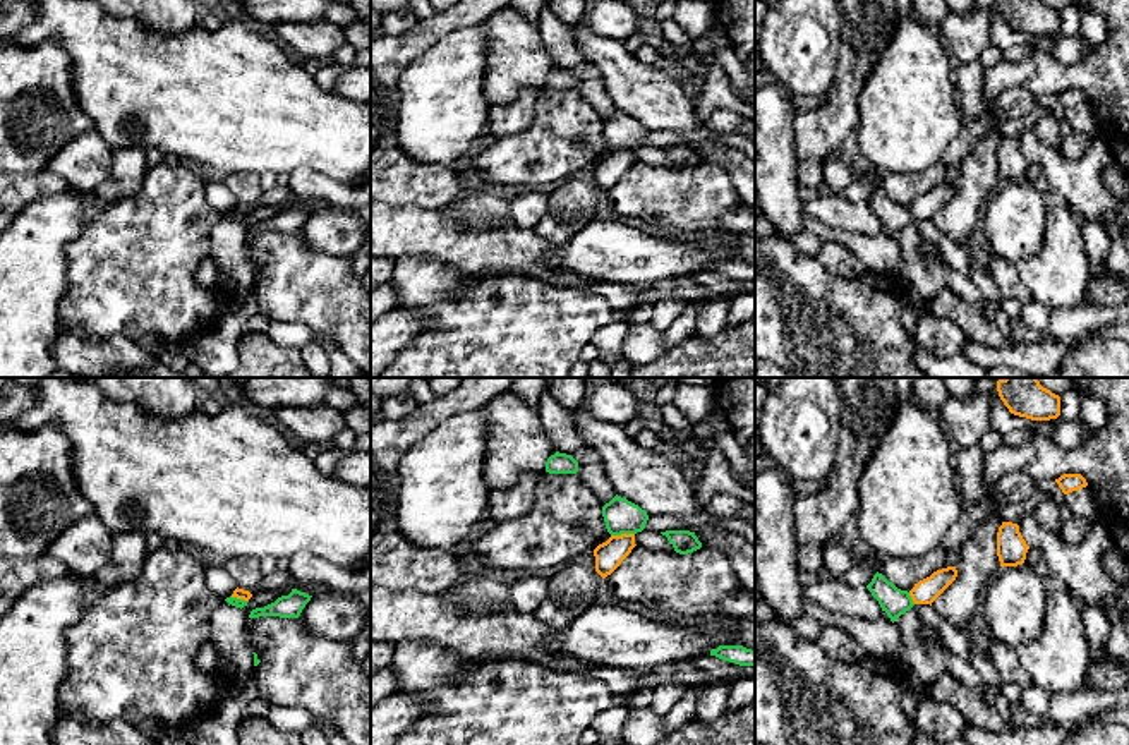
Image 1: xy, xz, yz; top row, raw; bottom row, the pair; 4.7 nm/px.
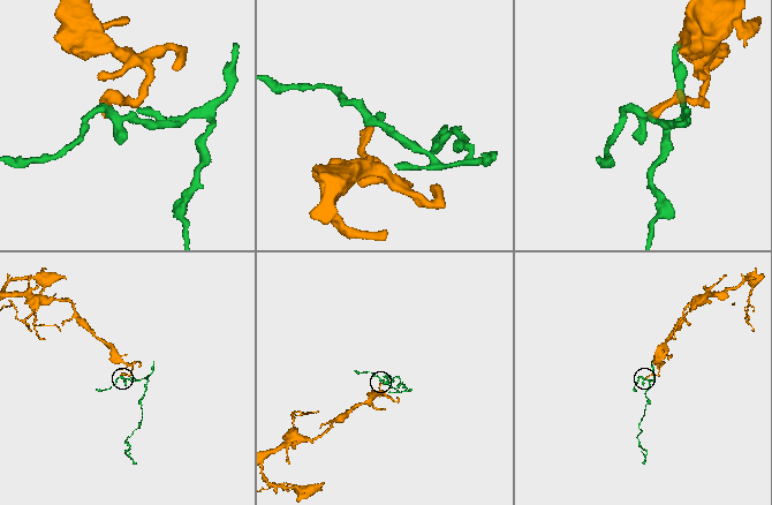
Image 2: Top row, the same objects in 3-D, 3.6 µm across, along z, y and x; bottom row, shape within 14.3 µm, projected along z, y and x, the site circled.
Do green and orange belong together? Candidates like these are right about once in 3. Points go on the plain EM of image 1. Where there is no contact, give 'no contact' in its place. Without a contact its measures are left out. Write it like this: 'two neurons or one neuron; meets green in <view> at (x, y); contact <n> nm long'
two neurons; meets green in xz at (621, 148); contact 110 nm long

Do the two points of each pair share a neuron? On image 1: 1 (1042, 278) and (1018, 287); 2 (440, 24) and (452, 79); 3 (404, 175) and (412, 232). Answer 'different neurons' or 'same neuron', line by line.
1: different neurons
2: different neurons
3: different neurons

